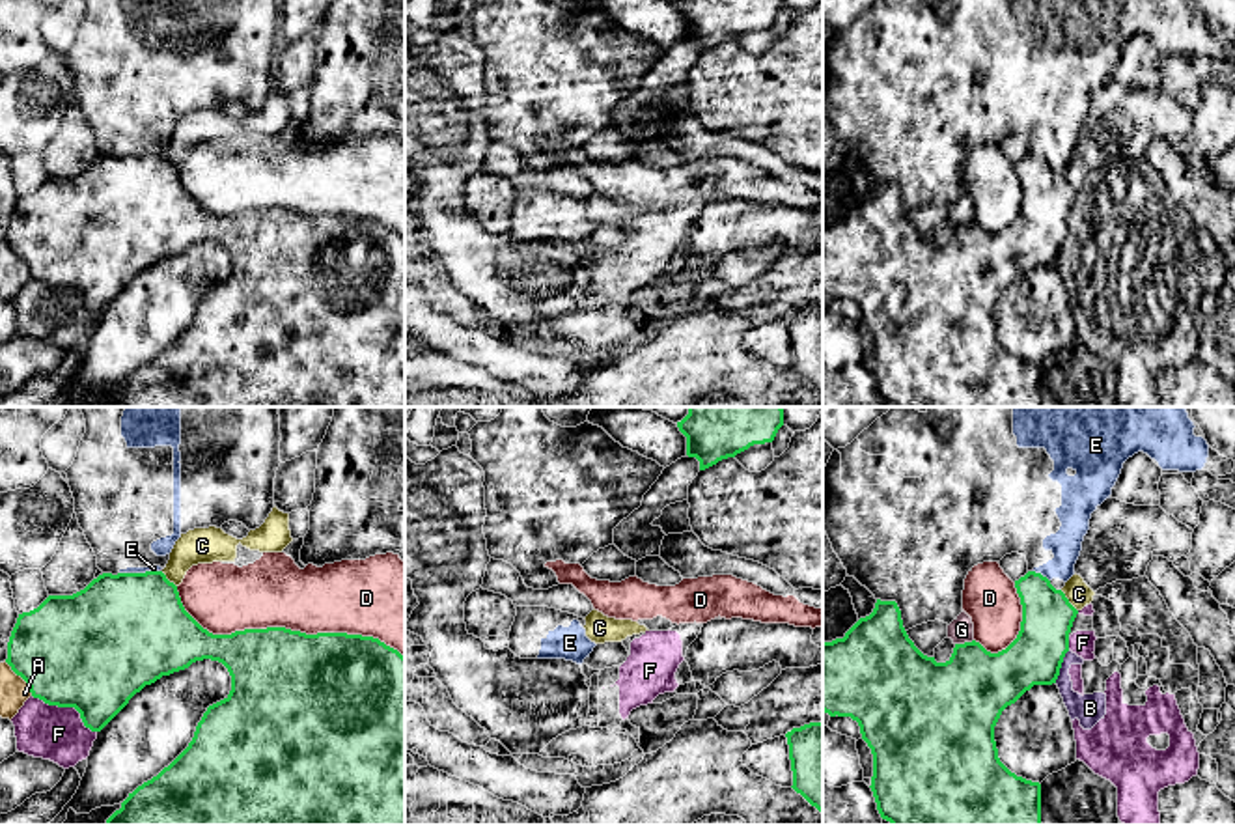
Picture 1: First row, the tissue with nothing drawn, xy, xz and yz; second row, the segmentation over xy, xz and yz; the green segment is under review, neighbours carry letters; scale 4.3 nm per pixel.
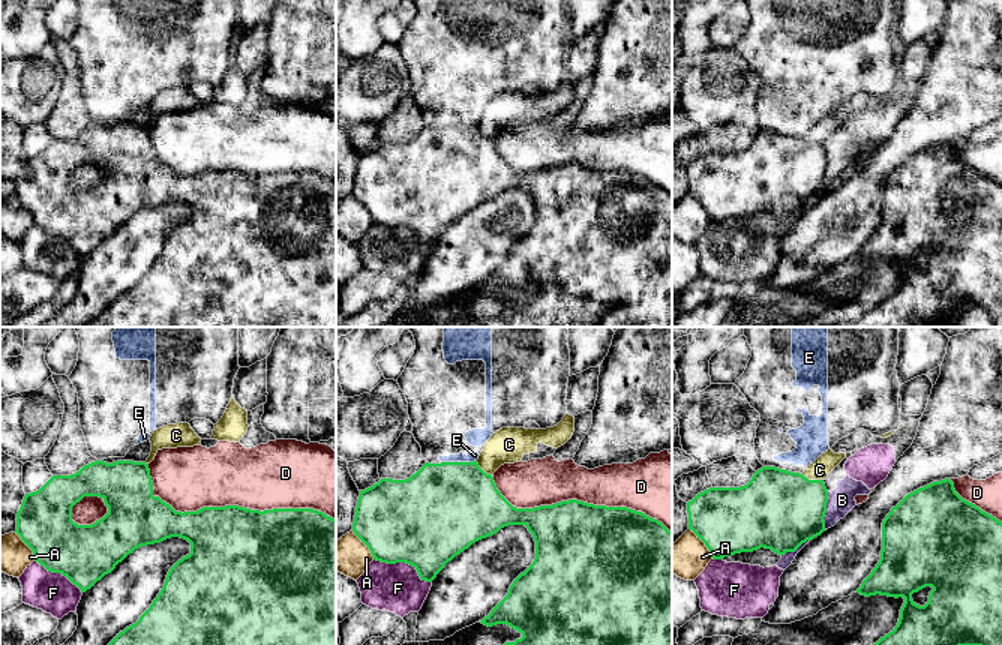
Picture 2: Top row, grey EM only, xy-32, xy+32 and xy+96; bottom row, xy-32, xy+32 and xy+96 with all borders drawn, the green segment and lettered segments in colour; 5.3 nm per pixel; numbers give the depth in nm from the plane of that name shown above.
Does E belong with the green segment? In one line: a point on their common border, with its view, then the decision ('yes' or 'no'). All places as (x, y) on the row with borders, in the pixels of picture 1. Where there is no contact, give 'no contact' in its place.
xy (138, 573) | no

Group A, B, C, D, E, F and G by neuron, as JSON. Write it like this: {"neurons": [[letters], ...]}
{"neurons": [["A"], ["B", "C", "F"], ["D"], ["E"], ["G"]]}

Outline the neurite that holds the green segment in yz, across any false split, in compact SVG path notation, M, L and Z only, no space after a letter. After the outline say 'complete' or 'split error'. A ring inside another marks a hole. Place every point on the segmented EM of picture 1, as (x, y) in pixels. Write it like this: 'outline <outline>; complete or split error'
outline M1028 571L1024 577L1015 580L1015 588L1022 605L1020 631L1017 638L998 653L991 653L979 642L972 640L955 644L951 657L946 663L937 663L935 657L923 655L909 638L897 603L881 599L877 599L873 612L866 618L860 618L843 638L823 642L823 711L830 717L851 717L858 722L862 739L867 743L873 754L873 776L869 788L873 791L881 818L892 825L1043 825L1041 784L1017 776L1000 762L994 741L994 726L1002 711L1015 704L1034 685L1056 683L1063 657L1069 651L1069 633L1078 610L1069 603L1065 594L1056 590L1041 573Z; complete

